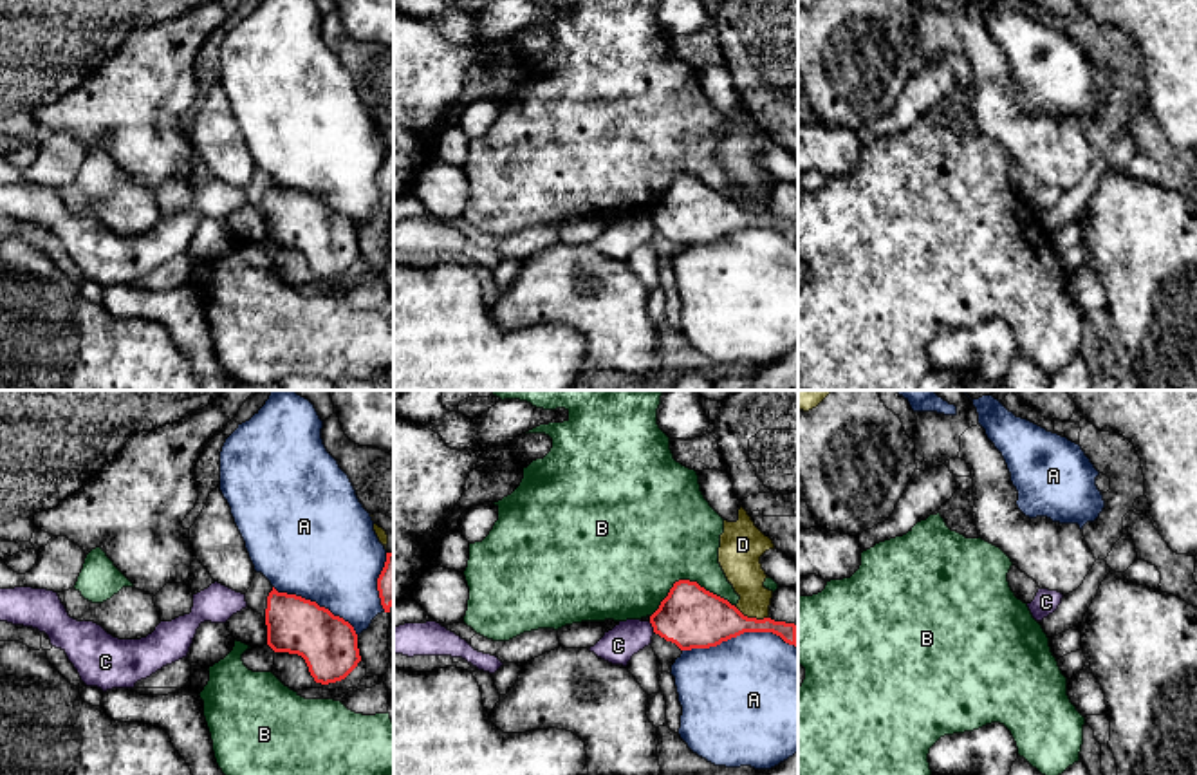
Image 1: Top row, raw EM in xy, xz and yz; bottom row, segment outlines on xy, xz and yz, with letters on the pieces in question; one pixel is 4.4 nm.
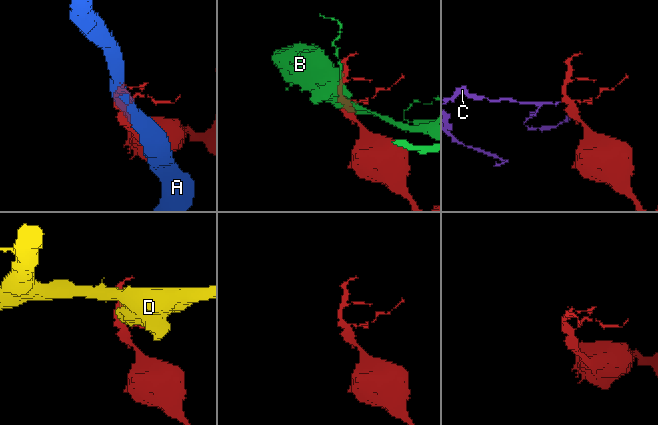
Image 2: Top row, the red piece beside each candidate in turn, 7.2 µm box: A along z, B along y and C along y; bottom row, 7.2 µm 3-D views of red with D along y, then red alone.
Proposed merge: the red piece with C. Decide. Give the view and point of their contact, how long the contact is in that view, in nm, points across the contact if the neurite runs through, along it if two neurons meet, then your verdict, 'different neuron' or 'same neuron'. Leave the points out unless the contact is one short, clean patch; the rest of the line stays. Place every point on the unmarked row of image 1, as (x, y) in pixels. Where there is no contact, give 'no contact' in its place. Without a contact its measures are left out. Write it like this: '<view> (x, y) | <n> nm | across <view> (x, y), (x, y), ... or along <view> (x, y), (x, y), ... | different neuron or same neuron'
xz (652, 221) | 50 nm | along xz (649, 217), (654, 226) | different neuron

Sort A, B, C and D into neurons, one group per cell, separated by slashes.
A / B / C / D

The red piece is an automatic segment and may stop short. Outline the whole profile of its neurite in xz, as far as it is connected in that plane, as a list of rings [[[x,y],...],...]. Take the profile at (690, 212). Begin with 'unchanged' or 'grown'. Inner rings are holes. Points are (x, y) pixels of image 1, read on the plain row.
unchanged; [[[679,175],[650,211],[654,228],[681,246],[710,244],[744,228],[773,228],[796,242],[796,220],[744,211],[728,195],[697,177]]]

